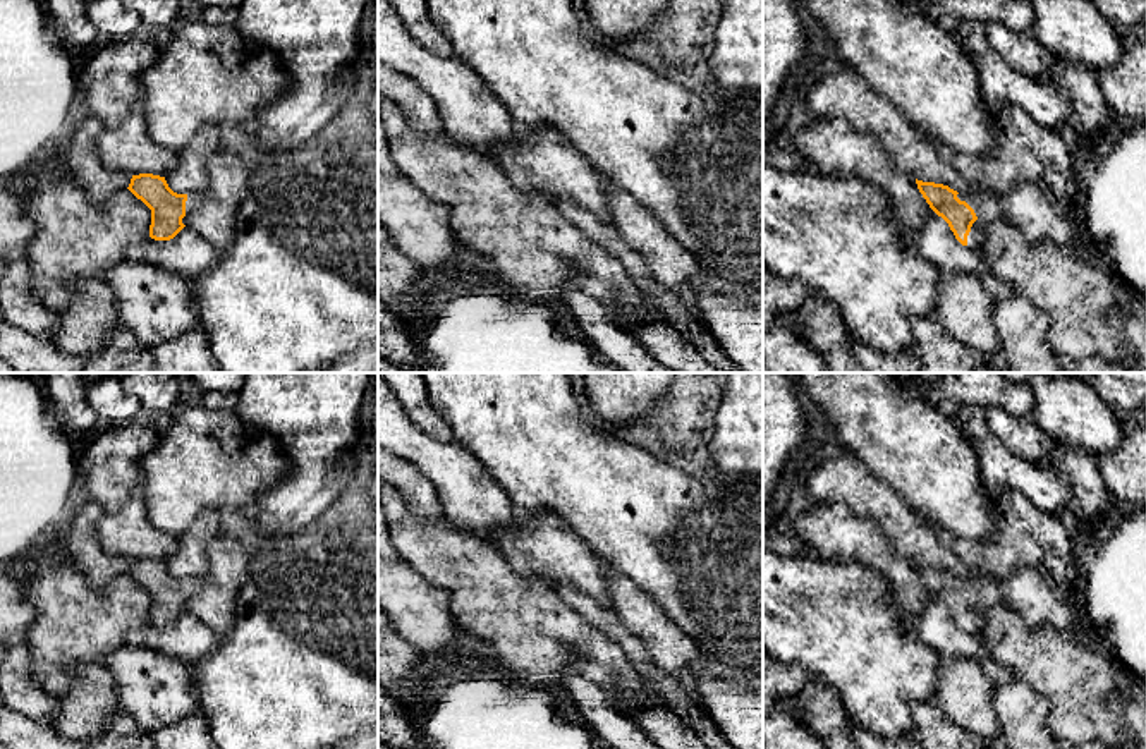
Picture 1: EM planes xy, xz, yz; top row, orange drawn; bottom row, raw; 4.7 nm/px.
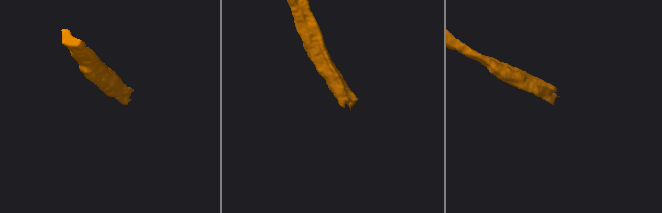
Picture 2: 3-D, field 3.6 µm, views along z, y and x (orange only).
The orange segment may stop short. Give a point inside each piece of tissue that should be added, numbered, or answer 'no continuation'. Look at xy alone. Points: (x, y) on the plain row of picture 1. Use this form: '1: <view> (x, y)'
1: xy (193, 586)

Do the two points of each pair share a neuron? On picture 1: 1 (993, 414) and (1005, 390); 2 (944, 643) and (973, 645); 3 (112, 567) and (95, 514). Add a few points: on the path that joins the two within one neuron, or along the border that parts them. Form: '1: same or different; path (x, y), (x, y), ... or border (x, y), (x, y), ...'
1: different; border (985, 407), (1004, 407), (1016, 416), (1031, 420)
2: same; path (950, 643), (966, 645)
3: same; path (98, 555), (90, 547), (90, 528)

